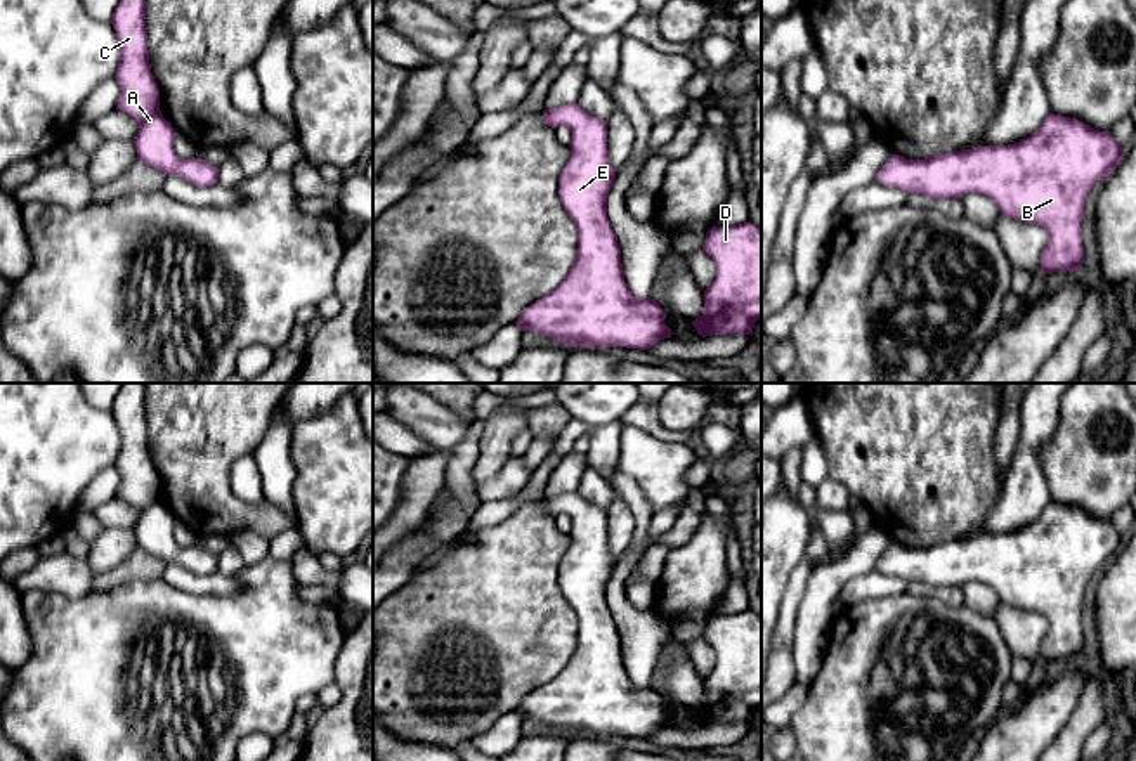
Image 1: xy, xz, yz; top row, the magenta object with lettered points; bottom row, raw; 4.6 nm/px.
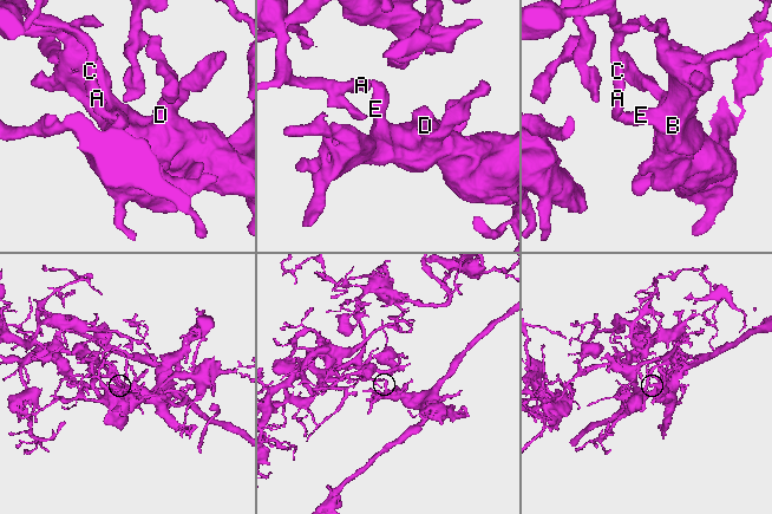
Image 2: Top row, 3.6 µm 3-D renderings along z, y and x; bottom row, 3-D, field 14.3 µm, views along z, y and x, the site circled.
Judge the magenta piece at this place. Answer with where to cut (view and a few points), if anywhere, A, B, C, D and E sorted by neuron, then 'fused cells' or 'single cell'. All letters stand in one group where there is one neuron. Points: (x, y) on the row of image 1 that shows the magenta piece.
xz (590, 115), (588, 129), (573, 136) | A C / B D E | fused cells

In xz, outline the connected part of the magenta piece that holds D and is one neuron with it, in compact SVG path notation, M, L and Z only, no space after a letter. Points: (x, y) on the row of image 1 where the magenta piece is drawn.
M744 222L711 227L704 251L716 274L704 289L702 315L692 321L702 338L713 335L751 335L761 317L761 231Z

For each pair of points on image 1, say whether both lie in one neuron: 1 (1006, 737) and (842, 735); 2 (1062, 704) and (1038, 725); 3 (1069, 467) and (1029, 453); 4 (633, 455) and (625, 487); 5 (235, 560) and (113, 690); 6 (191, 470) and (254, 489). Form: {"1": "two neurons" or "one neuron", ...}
{"1": "two neurons", "2": "one neuron", "3": "two neurons", "4": "two neurons", "5": "two neurons", "6": "two neurons"}

